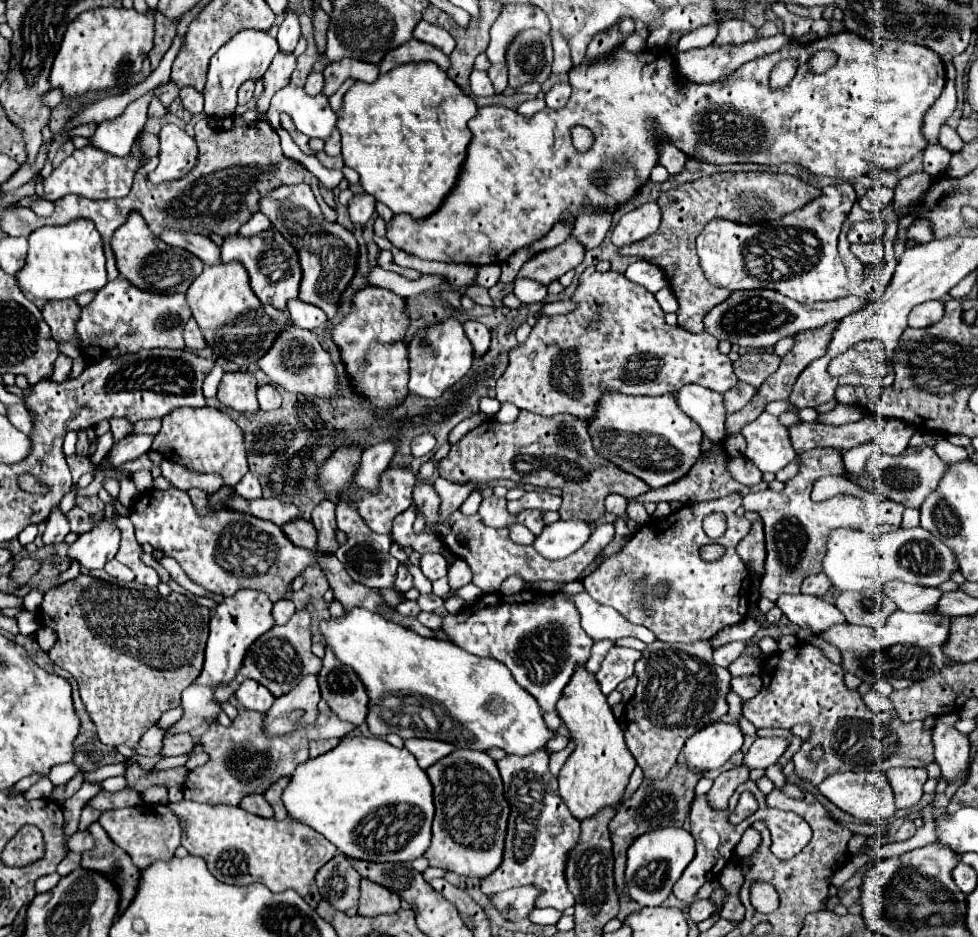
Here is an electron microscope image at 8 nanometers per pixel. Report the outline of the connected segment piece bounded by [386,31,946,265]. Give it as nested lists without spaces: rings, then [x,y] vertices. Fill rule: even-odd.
[[[842,31],[842,33],[834,33],[834,35],[826,35],[822,39],[816,39],[816,41],[810,41],[806,45],[790,45],[790,47],[782,47],[780,51],[772,53],[772,55],[764,55],[764,57],[758,57],[754,61],[748,61],[744,63],[740,69],[736,69],[736,73],[732,73],[728,79],[720,81],[720,83],[714,83],[714,85],[698,85],[698,83],[692,83],[688,85],[688,89],[676,85],[678,83],[678,71],[672,67],[672,61],[674,61],[674,55],[668,51],[668,49],[646,49],[638,55],[632,55],[628,51],[624,51],[624,47],[616,49],[610,57],[606,59],[600,59],[588,67],[578,67],[578,69],[572,69],[568,73],[570,77],[570,85],[572,85],[572,97],[570,101],[562,107],[562,109],[544,109],[540,113],[536,113],[534,117],[522,117],[520,113],[508,109],[508,107],[498,107],[498,105],[490,105],[490,107],[480,107],[478,109],[478,115],[468,123],[470,131],[472,131],[472,141],[470,141],[470,147],[468,147],[468,153],[466,153],[466,161],[462,165],[462,171],[460,171],[460,177],[454,185],[454,189],[446,195],[444,203],[440,205],[440,209],[436,209],[436,213],[432,213],[430,217],[424,217],[420,221],[408,217],[408,213],[402,213],[402,215],[394,215],[392,221],[388,221],[388,239],[392,245],[396,245],[398,249],[406,251],[406,253],[412,253],[412,255],[418,255],[422,259],[434,259],[434,261],[446,261],[446,263],[468,263],[468,265],[490,265],[490,263],[500,263],[500,261],[506,261],[514,251],[522,249],[522,247],[528,247],[532,245],[536,239],[540,239],[542,235],[546,235],[552,225],[556,221],[560,221],[568,211],[580,211],[582,207],[594,207],[596,211],[606,211],[606,209],[618,209],[620,203],[628,201],[636,189],[646,183],[646,179],[650,177],[650,169],[658,163],[658,151],[654,147],[654,141],[652,141],[652,135],[660,135],[664,133],[668,137],[668,141],[672,141],[678,149],[682,149],[686,155],[698,159],[698,161],[706,161],[706,163],[764,163],[764,165],[778,165],[778,163],[798,163],[806,169],[810,169],[812,173],[816,175],[828,175],[828,177],[838,177],[838,179],[852,179],[852,177],[860,177],[860,175],[866,175],[870,173],[872,169],[884,169],[884,171],[894,171],[898,169],[900,165],[908,163],[914,155],[922,153],[928,145],[922,129],[924,129],[924,115],[926,111],[936,103],[936,99],[940,97],[942,89],[944,89],[944,83],[946,83],[946,67],[944,67],[944,61],[940,57],[936,57],[936,53],[932,53],[932,49],[924,47],[924,45],[916,45],[916,43],[910,43],[910,41],[900,41],[900,39],[888,39],[888,41],[868,41],[856,33],[848,33],[848,31]],[[820,49],[832,49],[836,55],[838,55],[838,63],[828,69],[826,73],[812,73],[808,71],[808,57]],[[782,59],[796,59],[798,61],[798,71],[794,75],[794,79],[784,87],[784,89],[772,89],[770,87],[770,73],[772,69],[776,67],[776,63],[780,63]],[[734,111],[742,117],[742,123],[734,123]],[[652,119],[656,119],[658,123],[654,125],[652,129]],[[574,125],[586,125],[596,141],[592,145],[590,151],[586,153],[580,153],[574,149],[572,145],[572,139],[570,139],[570,127]]]

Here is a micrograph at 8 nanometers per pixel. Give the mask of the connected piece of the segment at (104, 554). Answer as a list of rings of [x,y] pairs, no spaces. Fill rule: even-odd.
[[[118,509],[110,519],[102,517],[92,531],[80,535],[70,545],[68,557],[78,559],[78,563],[88,569],[102,569],[106,561],[114,559],[120,547],[120,529],[116,529],[116,517],[122,517]]]

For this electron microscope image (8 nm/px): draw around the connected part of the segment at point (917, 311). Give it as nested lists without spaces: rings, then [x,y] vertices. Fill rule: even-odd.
[[[926,301],[926,303],[916,305],[910,311],[908,325],[910,327],[928,327],[928,325],[936,323],[942,315],[944,315],[944,303],[940,303],[940,301]]]

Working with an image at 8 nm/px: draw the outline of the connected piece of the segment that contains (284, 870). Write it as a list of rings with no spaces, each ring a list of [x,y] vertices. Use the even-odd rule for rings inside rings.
[[[182,799],[178,803],[168,803],[168,807],[180,819],[182,847],[192,855],[204,857],[216,879],[230,885],[248,885],[258,881],[272,891],[294,889],[312,907],[322,899],[314,883],[314,875],[336,855],[338,849],[308,825],[292,821],[292,817],[286,817],[284,821],[262,819],[238,805],[204,805]]]

